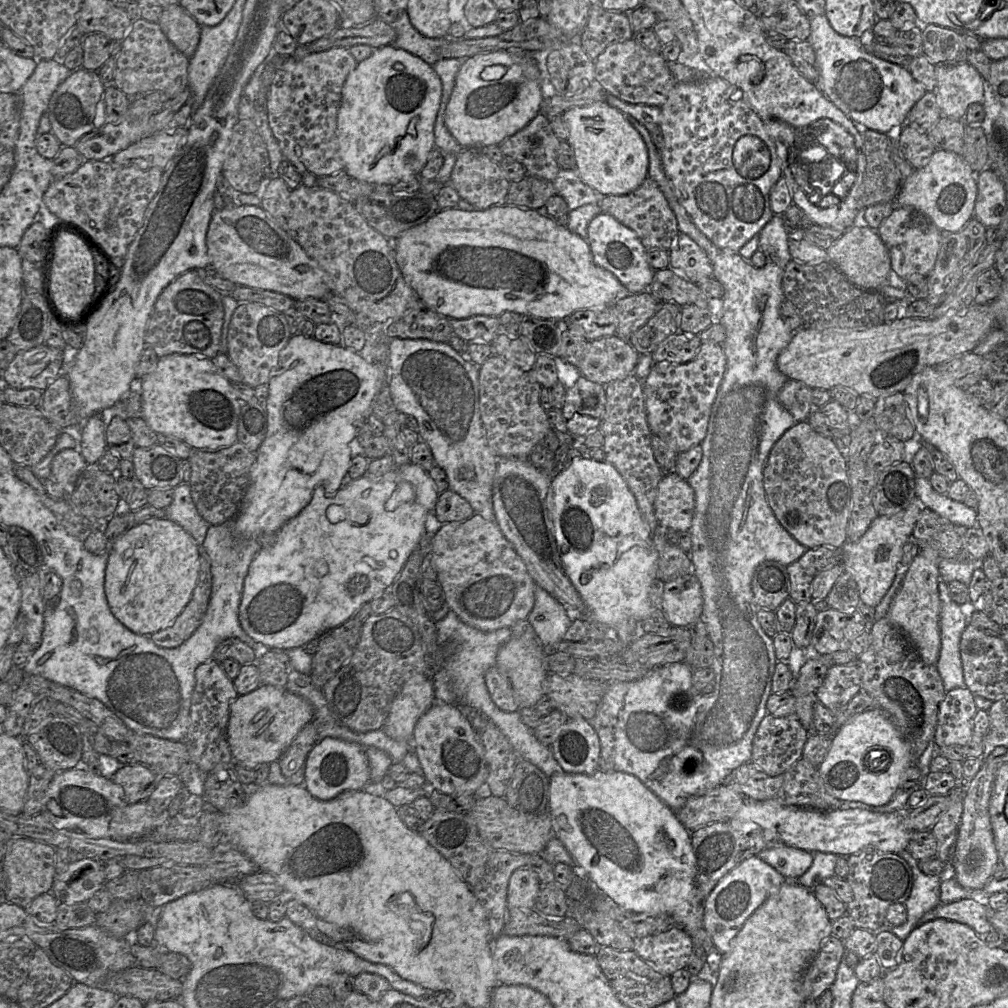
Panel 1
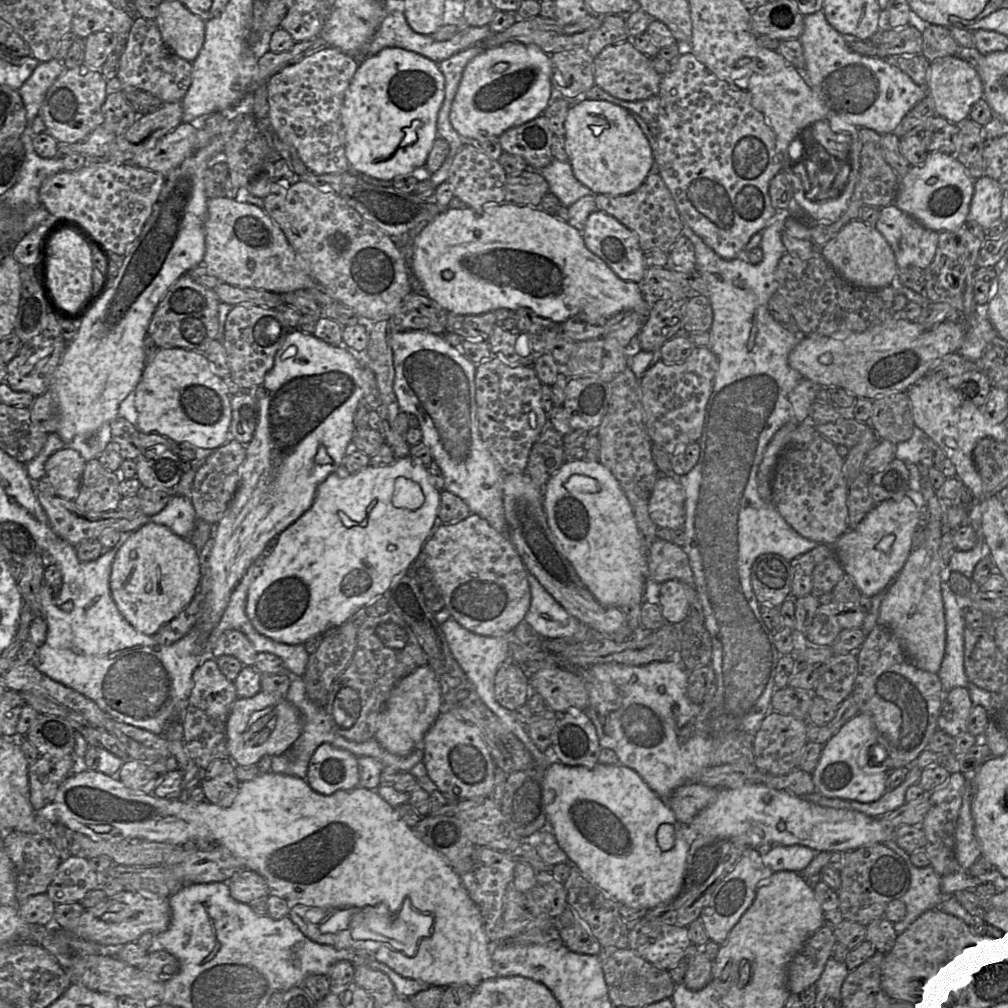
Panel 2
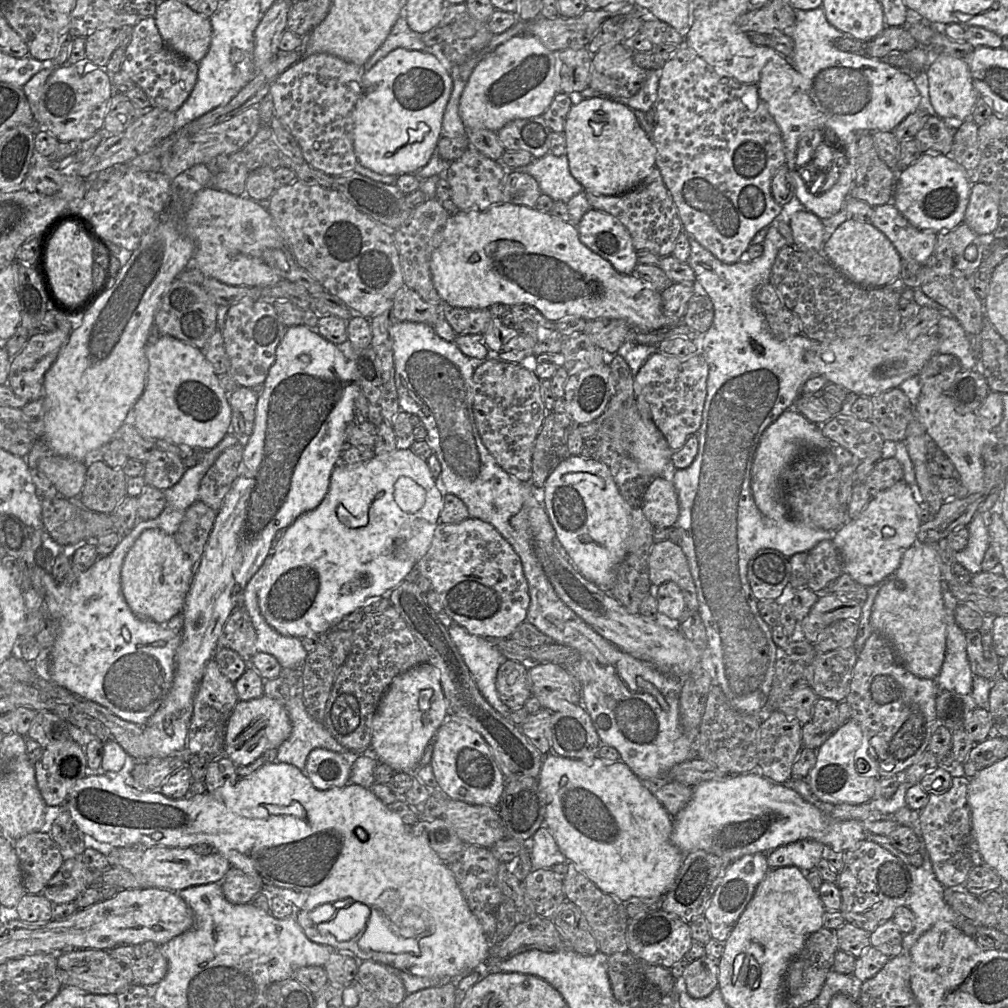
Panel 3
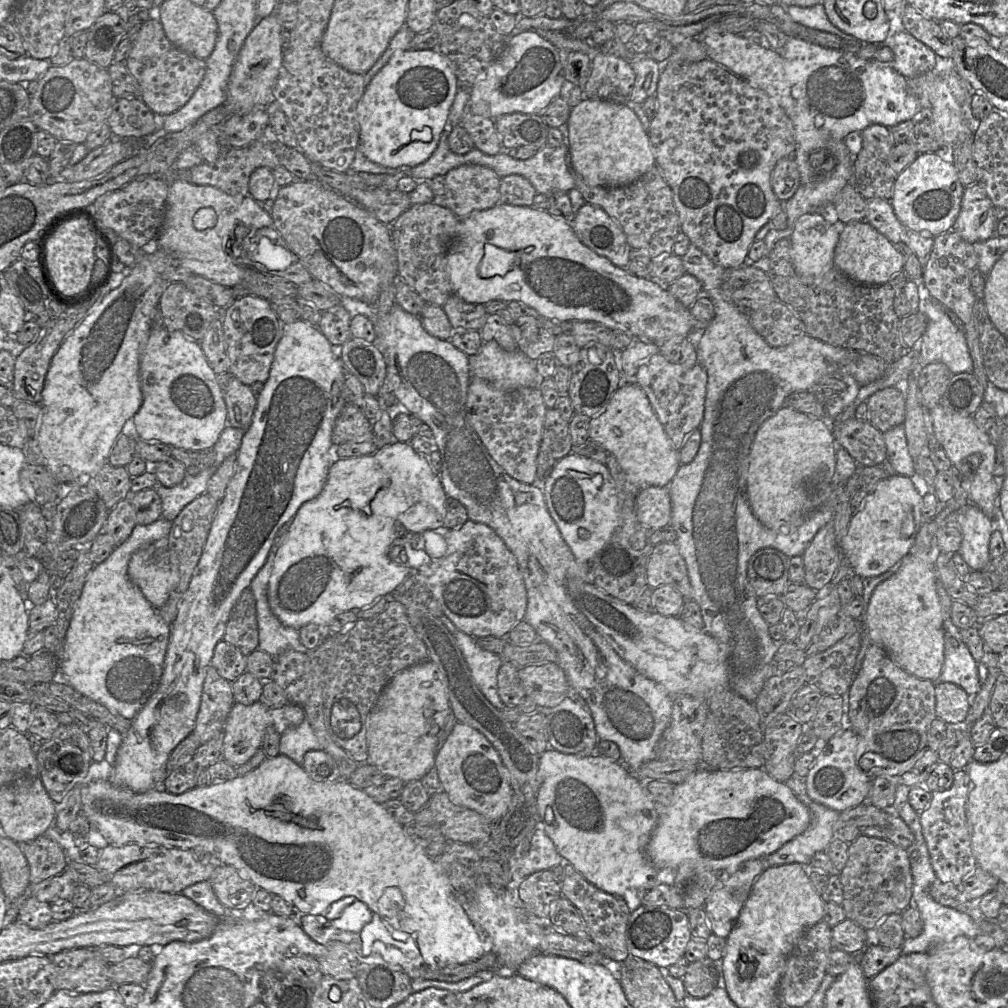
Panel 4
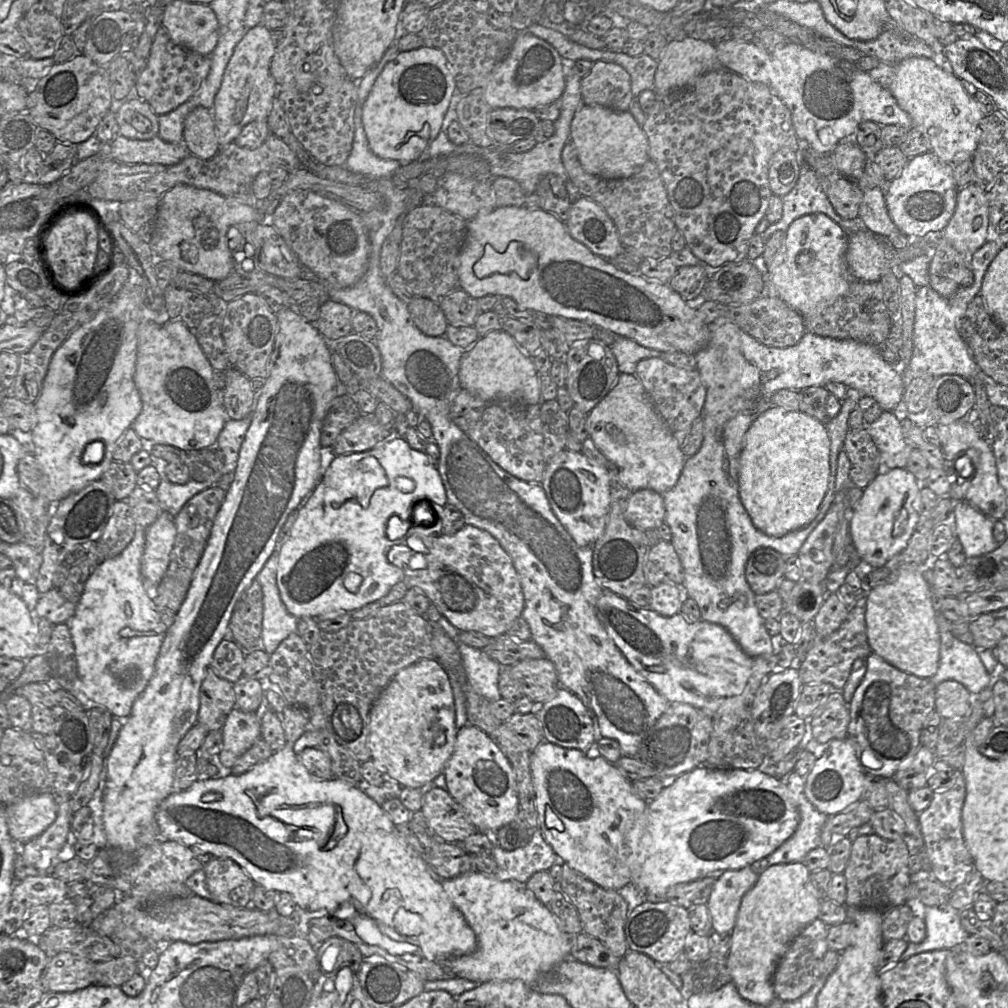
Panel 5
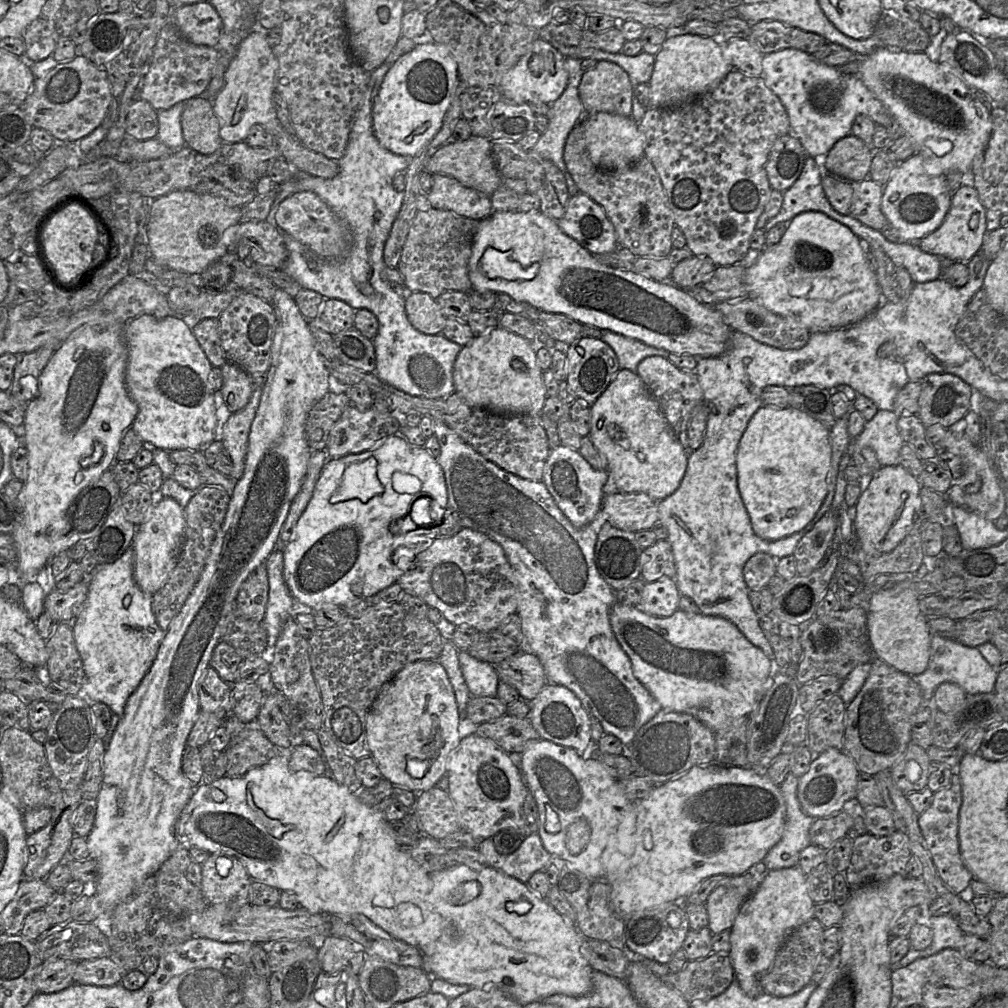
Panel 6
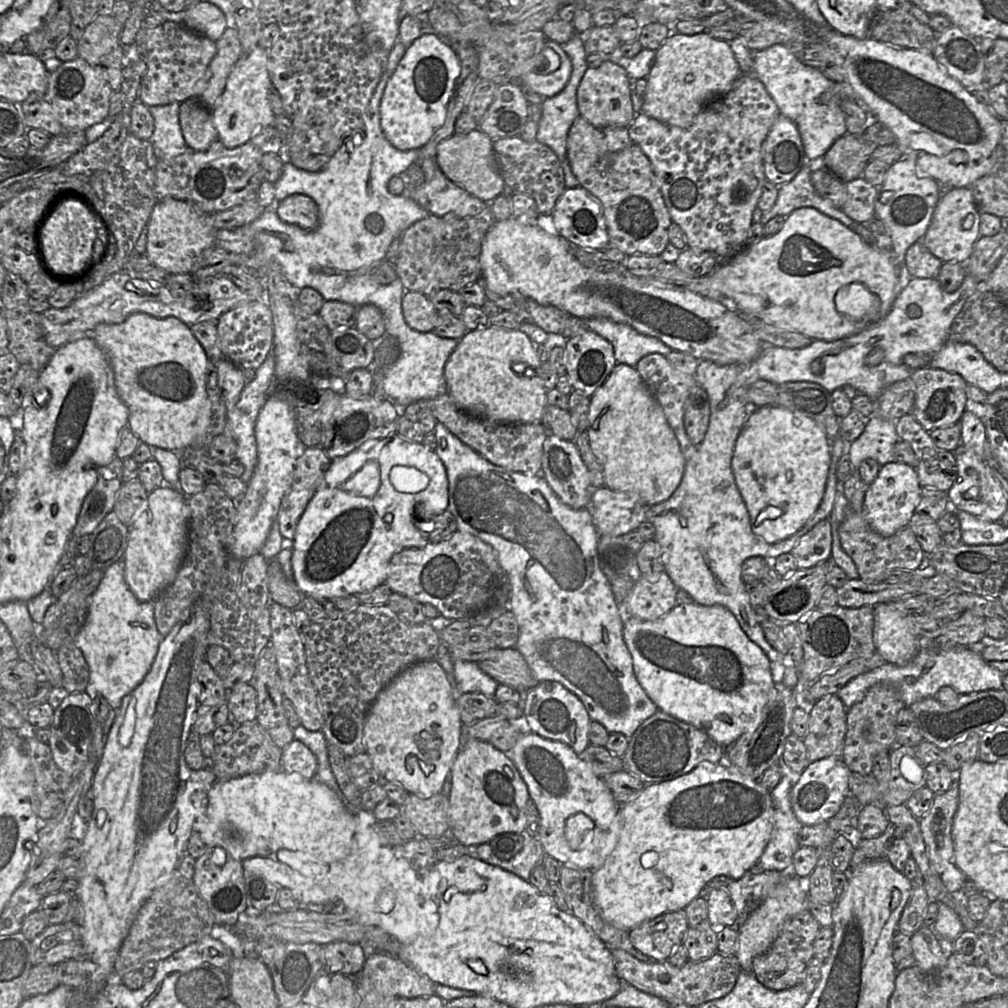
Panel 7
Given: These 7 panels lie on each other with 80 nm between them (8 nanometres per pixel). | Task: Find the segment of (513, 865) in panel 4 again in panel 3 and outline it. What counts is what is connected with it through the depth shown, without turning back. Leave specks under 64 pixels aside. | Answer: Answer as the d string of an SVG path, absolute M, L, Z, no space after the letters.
M539 828L532 836L532 840L532 871L551 869L557 864L571 863L559 850L555 839L547 828Z

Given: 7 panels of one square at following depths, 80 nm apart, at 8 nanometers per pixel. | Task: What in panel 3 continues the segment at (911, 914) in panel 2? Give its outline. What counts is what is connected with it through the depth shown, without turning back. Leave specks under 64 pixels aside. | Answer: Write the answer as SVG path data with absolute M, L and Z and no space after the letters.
M868 834L868 839L871 841L878 843L893 855L898 857L903 861L903 863L907 866L907 869L911 876L911 887L910 887L910 895L906 902L906 907L908 907L913 915L914 915L914 928L910 933L904 934L902 939L902 953L909 953L911 947L916 943L918 938L931 929L937 922L945 921L948 923L955 924L959 917L963 917L957 914L944 900L943 891L944 887L939 883L934 873L931 860L928 852L921 848L921 851L918 851L923 856L923 864L920 867L913 866L909 861L909 855L904 854L897 850L890 842L890 839L886 835L881 834Z

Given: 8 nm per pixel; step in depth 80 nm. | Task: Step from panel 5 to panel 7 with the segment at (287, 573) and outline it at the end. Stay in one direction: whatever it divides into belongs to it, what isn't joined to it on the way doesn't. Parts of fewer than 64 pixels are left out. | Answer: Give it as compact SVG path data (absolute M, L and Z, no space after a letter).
M398 433L365 445L344 457L333 459L325 473L322 484L308 503L298 522L293 541L288 542L291 544L292 549L291 565L295 583L304 595L326 599L356 595L373 590L385 583L390 559L393 554L401 552L404 549L422 548L429 543L428 532L432 531L429 526L432 522L431 519L444 513L448 503L447 472L436 451L430 450L424 443L415 443L404 439Z

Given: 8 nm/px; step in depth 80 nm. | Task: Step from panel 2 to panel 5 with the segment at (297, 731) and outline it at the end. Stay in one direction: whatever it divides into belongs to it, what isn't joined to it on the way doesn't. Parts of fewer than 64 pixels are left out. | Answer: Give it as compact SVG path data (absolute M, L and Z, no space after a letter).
M234 707L222 727L223 749L218 755L219 762L226 768L233 767L237 759L243 755L260 736L260 712L244 712Z

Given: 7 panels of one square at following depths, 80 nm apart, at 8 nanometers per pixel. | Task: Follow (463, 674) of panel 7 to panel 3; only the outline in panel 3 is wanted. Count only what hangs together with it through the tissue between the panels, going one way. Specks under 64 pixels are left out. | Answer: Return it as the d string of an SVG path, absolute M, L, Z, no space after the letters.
M457 623L448 628L448 633L483 697L500 714L509 717L511 709L500 700L496 689L497 672L506 657L492 640L472 635Z

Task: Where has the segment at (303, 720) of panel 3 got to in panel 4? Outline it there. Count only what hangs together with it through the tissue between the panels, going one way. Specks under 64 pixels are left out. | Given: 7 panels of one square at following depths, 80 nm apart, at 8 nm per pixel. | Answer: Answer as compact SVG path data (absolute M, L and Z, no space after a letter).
M306 718L301 724L288 727L281 734L279 753L299 765L302 765L306 752L322 749L322 743Z

